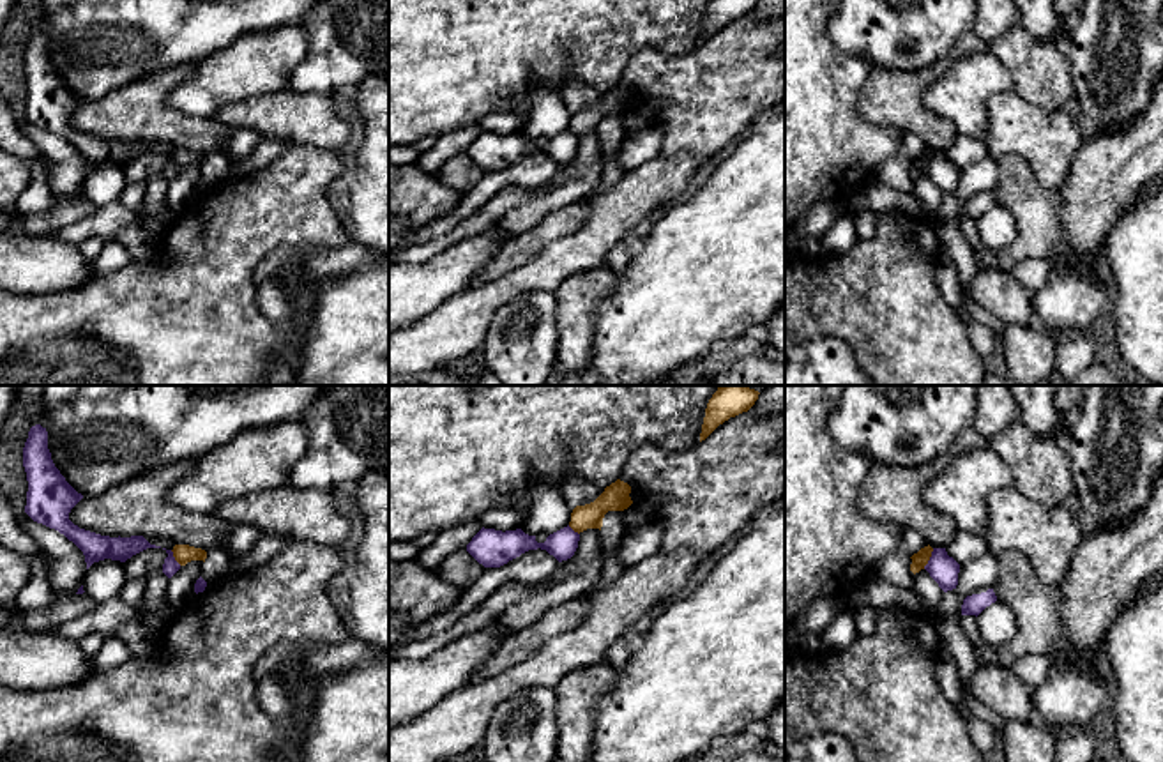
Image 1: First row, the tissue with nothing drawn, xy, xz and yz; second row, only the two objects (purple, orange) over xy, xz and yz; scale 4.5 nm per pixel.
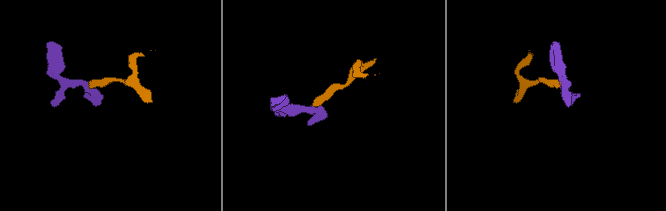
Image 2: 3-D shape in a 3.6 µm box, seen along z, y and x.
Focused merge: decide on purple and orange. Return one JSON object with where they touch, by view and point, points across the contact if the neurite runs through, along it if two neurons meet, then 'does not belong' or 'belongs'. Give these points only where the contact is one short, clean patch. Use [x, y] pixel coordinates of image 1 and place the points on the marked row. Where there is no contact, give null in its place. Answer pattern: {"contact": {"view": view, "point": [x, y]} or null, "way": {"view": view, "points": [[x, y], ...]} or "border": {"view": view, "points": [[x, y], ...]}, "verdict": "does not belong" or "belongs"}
{"contact": {"view": "yz", "point": [930, 559]}, "border": {"view": "yz", "points": [[934, 548], [923, 568]]}, "verdict": "does not belong"}

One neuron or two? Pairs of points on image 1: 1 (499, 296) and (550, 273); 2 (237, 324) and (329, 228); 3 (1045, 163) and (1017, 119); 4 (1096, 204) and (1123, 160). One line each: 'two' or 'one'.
1: one
2: one
3: one
4: one

